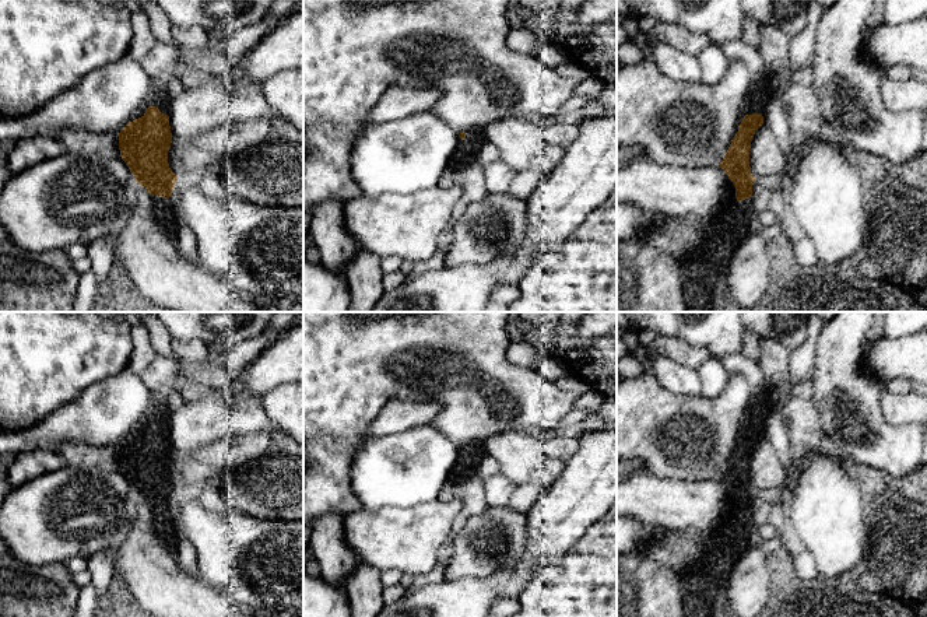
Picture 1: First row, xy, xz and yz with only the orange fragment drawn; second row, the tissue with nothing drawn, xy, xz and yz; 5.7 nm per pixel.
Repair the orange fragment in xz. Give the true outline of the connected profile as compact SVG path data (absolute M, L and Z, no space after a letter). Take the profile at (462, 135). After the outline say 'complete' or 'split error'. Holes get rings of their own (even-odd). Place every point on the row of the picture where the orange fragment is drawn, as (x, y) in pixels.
M474 129L466 133L464 132L459 133L459 143L449 162L449 168L454 169L460 164L468 164L475 161L485 141L487 140L484 129Z; split error

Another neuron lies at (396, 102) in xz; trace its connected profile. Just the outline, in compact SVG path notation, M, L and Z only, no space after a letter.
M391 87L385 91L379 102L369 112L366 120L371 125L383 125L398 120L412 113L431 111L442 98L442 91L436 88L400 88Z

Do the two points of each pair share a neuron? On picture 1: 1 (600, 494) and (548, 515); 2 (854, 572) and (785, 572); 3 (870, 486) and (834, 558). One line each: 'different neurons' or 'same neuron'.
1: same neuron
2: same neuron
3: different neurons

